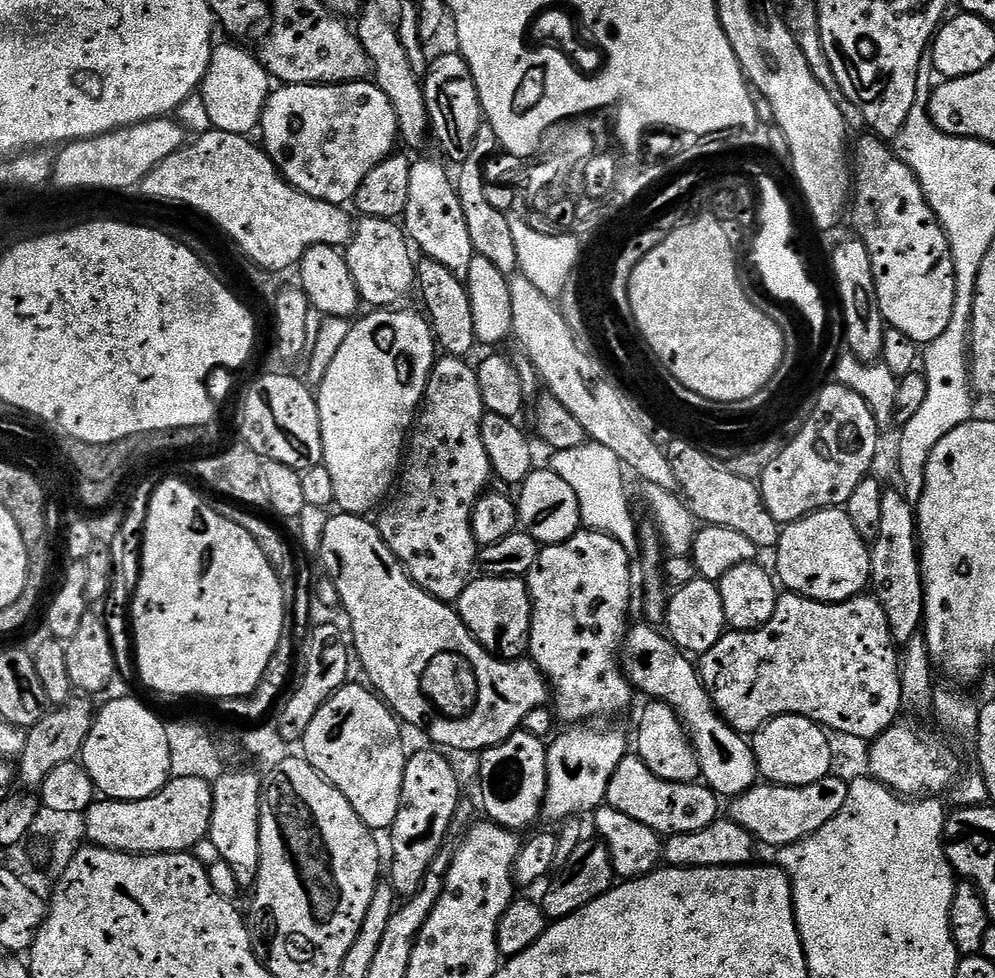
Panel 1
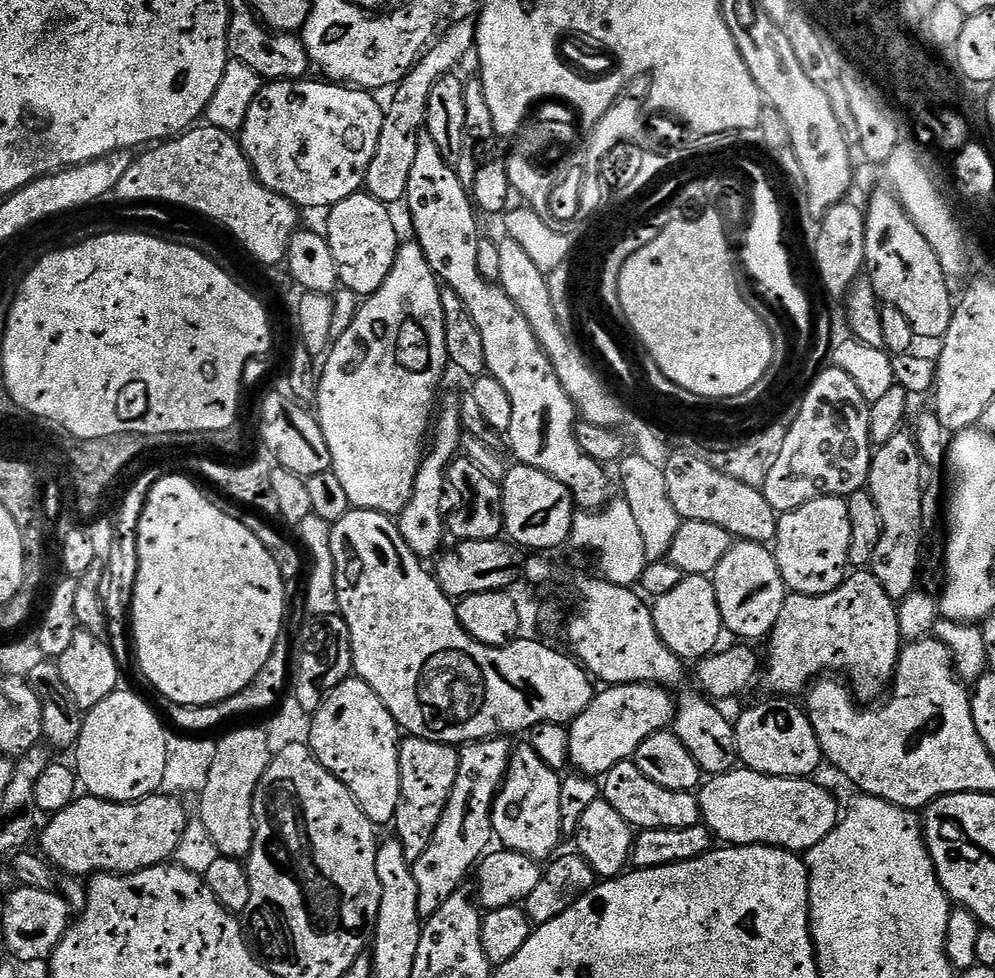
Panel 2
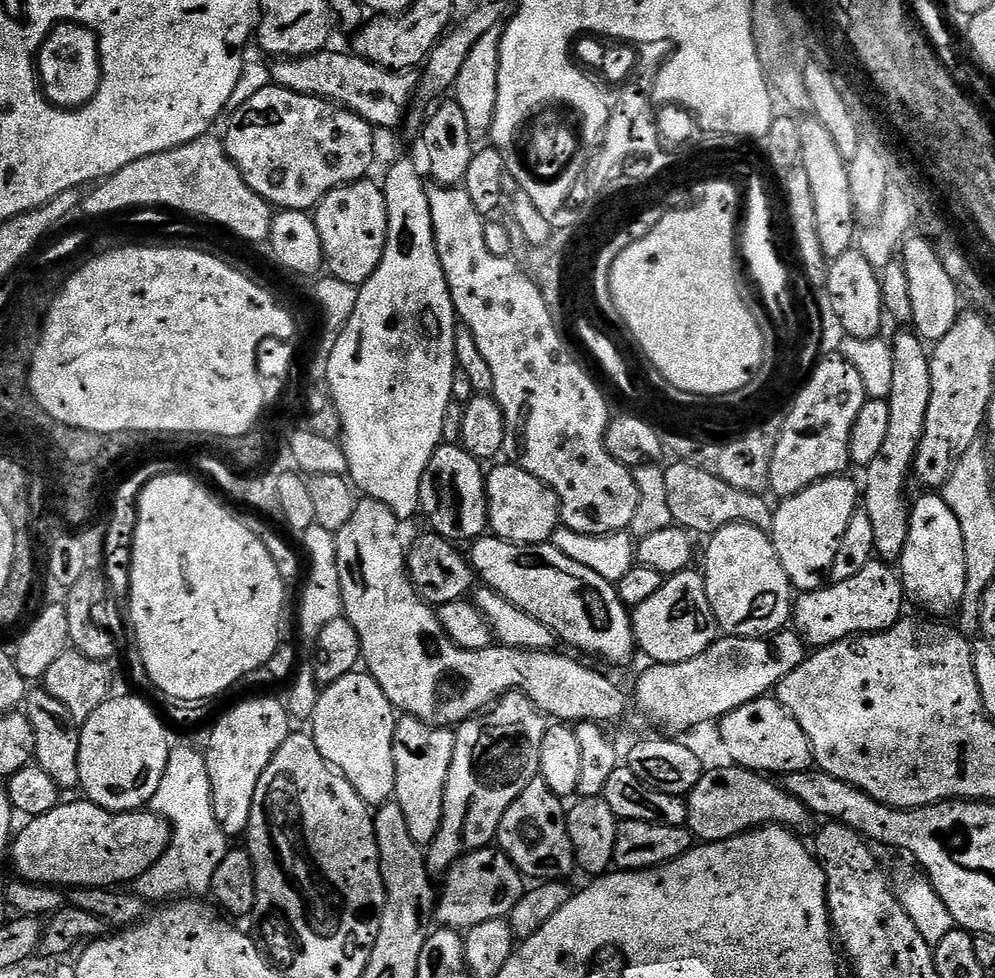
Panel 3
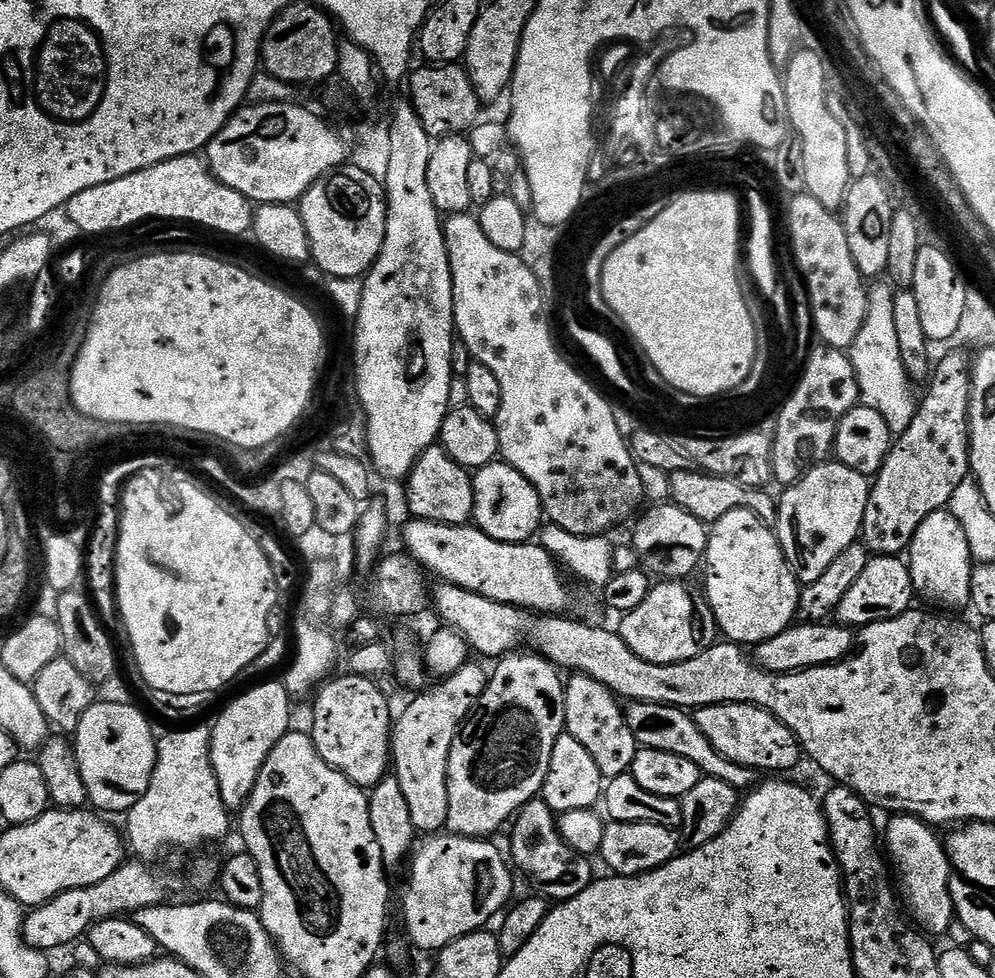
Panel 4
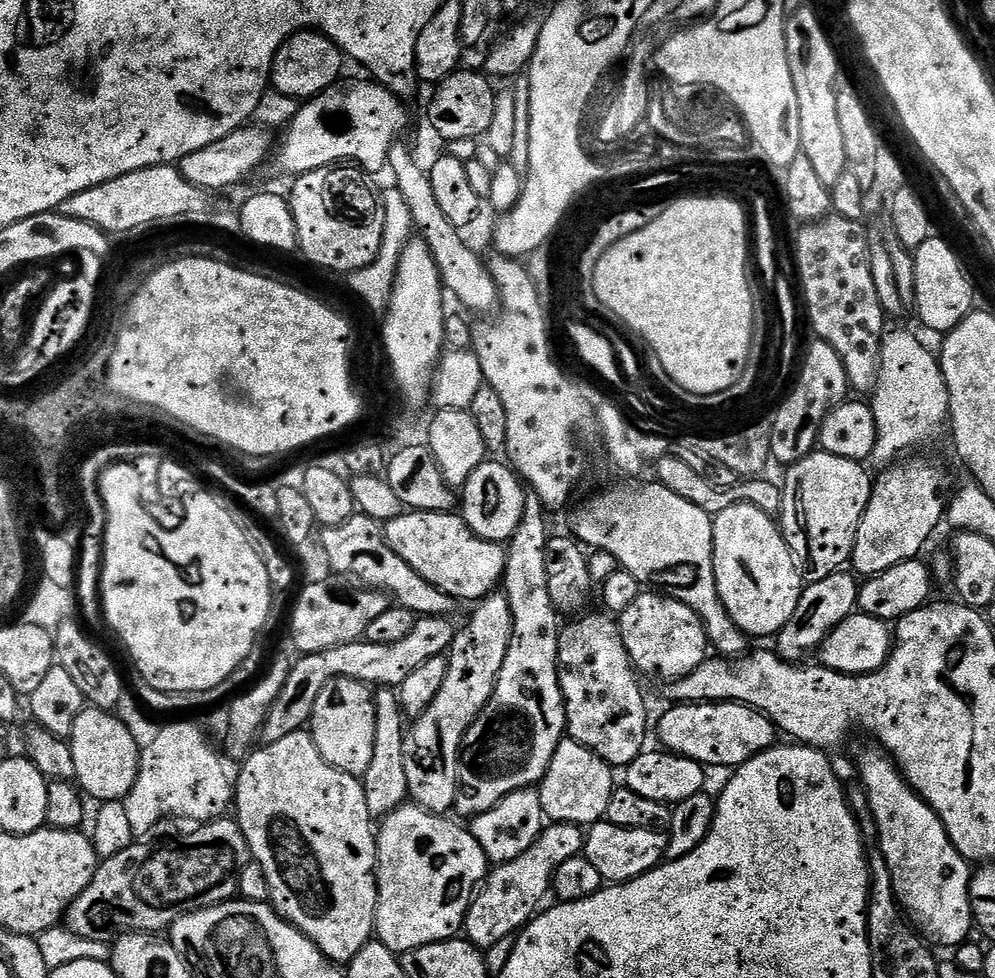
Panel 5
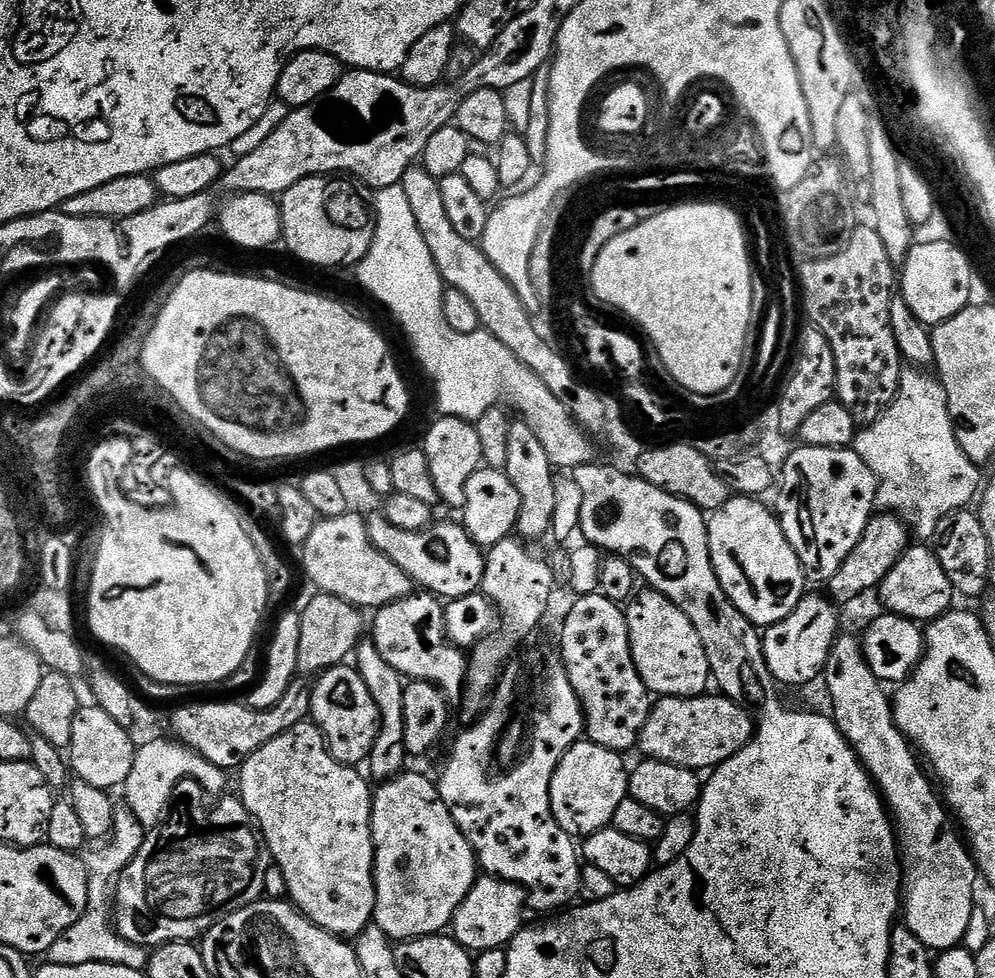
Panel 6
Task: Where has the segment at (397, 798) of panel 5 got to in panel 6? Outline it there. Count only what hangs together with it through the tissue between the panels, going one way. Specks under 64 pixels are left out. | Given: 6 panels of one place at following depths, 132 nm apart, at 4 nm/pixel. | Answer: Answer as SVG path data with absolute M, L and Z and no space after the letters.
M368 638L362 639L356 646L354 667L360 673L362 682L366 682L366 690L370 690L370 698L374 698L374 706L378 706L380 715L380 729L366 761L366 769L368 768L369 772L367 775L373 781L376 779L376 782L393 780L405 771L404 763L409 763L410 760L406 750L406 722L402 714L405 677L401 676L398 670L394 670L394 666L390 666L390 662L382 658L382 654L378 654L375 644Z

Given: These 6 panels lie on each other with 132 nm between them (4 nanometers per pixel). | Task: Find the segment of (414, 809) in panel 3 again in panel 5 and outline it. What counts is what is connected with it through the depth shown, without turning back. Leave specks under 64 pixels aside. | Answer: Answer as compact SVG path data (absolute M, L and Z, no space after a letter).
M497 590L485 596L475 605L472 621L456 633L448 656L446 682L442 682L442 690L434 697L434 702L424 713L411 721L404 733L404 753L406 754L406 782L409 797L428 812L448 814L456 803L456 792L460 788L460 747L470 726L480 717L482 710L490 702L494 694L494 686L498 682L498 674L502 670L502 662L506 662L506 650L510 650L512 637L512 610L510 602L503 591Z

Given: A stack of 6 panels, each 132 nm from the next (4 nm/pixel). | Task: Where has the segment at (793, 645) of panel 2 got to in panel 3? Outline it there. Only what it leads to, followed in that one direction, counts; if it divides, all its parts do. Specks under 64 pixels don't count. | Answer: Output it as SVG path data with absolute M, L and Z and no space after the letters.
M873 558L854 578L838 580L812 592L800 592L795 597L790 620L795 632L803 636L805 645L818 649L848 636L893 628L905 615L904 604L906 597L900 572L891 563Z

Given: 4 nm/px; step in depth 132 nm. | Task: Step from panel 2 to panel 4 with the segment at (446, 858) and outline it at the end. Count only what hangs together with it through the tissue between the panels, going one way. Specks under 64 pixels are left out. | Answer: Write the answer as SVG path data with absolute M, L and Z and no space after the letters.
M517 650L501 659L496 669L491 669L488 685L478 698L475 708L472 709L468 719L460 725L460 731L456 733L454 742L450 746L450 762L448 763L448 827L447 831L453 836L471 836L473 838L492 838L492 835L511 821L520 809L528 805L532 800L537 799L544 791L546 774L550 770L550 754L554 754L554 742L565 731L564 720L564 691L565 677L561 669L552 664L545 656L537 654L535 651Z

